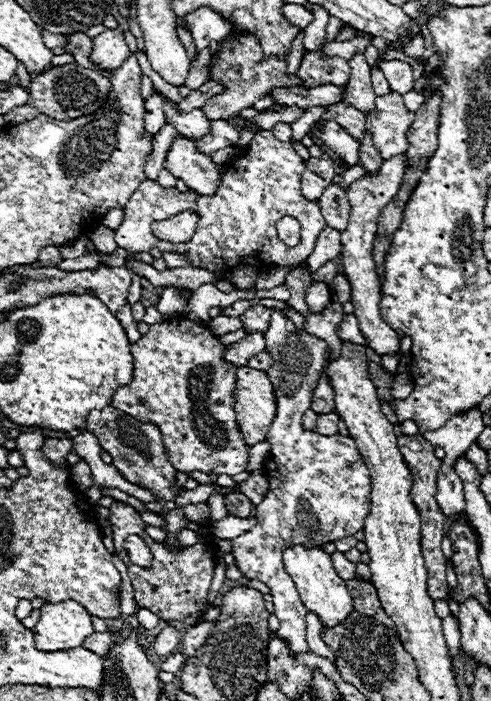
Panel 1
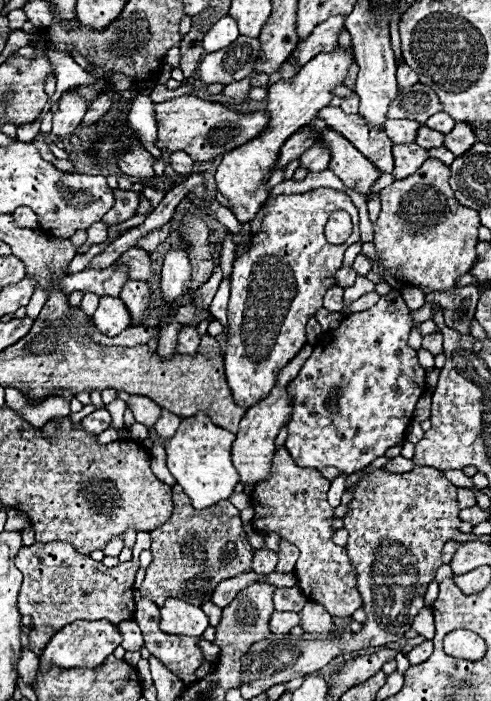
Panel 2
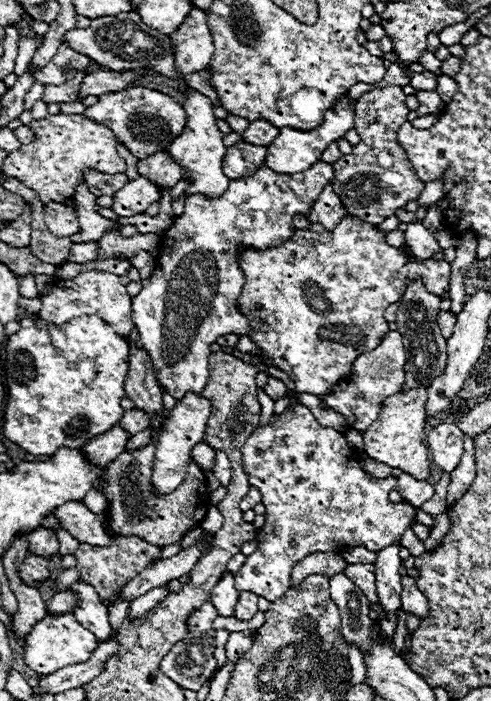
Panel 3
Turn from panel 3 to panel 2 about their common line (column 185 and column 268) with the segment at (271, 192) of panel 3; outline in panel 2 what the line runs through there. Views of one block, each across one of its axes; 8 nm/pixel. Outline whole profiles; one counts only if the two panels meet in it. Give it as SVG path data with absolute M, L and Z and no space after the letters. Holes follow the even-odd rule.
M316 188L306 194L278 196L266 202L268 212L262 218L262 228L252 236L252 244L242 258L234 260L232 282L230 282L230 302L228 302L228 340L224 348L226 382L232 390L234 402L238 406L250 408L264 400L276 384L278 372L300 352L306 344L306 322L322 308L322 296L334 286L334 274L342 266L344 250L350 244L360 242L358 230L358 208L352 204L350 196L334 188ZM344 210L352 216L354 232L344 244L330 244L324 236L326 220L332 212Z

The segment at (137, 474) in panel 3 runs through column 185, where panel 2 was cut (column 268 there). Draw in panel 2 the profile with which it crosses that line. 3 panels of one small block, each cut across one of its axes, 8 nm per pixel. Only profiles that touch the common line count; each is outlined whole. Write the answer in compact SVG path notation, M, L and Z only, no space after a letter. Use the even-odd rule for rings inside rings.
M282 446L274 454L270 478L264 486L252 490L252 524L262 534L278 534L280 540L298 546L300 556L294 574L298 578L298 588L310 602L320 602L332 616L350 618L362 608L362 600L356 590L356 574L346 550L332 542L334 530L330 526L334 508L326 502L328 488L330 482L318 470L296 466L288 450Z

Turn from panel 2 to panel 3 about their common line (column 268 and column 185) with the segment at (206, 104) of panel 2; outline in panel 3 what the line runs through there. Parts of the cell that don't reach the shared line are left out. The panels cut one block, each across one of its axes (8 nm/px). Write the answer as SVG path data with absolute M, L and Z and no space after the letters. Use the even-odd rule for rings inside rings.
M144 86L120 90L116 94L102 94L96 104L88 106L82 112L82 116L108 126L116 134L118 142L124 144L140 160L148 158L154 152L166 150L170 142L182 134L186 122L186 114L178 102L158 90Z

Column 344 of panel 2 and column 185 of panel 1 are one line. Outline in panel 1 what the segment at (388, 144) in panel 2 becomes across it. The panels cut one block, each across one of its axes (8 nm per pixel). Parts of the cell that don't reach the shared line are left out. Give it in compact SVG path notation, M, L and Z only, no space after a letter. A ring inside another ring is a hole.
M168 102L164 106L164 112L166 112L166 120L172 122L172 126L178 130L180 136L184 138L192 138L192 140L200 140L204 138L208 132L210 132L210 124L212 120L206 118L206 114L198 108L198 110L192 110L188 114L178 114L176 112L176 104L174 102Z

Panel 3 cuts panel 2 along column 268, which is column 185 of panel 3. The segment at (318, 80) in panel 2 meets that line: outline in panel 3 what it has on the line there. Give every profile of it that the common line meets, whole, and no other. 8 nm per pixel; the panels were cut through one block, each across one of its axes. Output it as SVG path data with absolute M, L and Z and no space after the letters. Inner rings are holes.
M184 88L182 108L186 112L186 124L182 134L168 146L168 152L176 158L176 162L180 162L184 170L184 178L190 182L186 188L186 196L202 192L202 194L208 194L208 198L214 198L214 196L218 198L228 188L230 178L226 178L222 172L222 158L226 154L226 146L222 142L224 134L216 126L216 116L212 112L214 106L204 94Z

